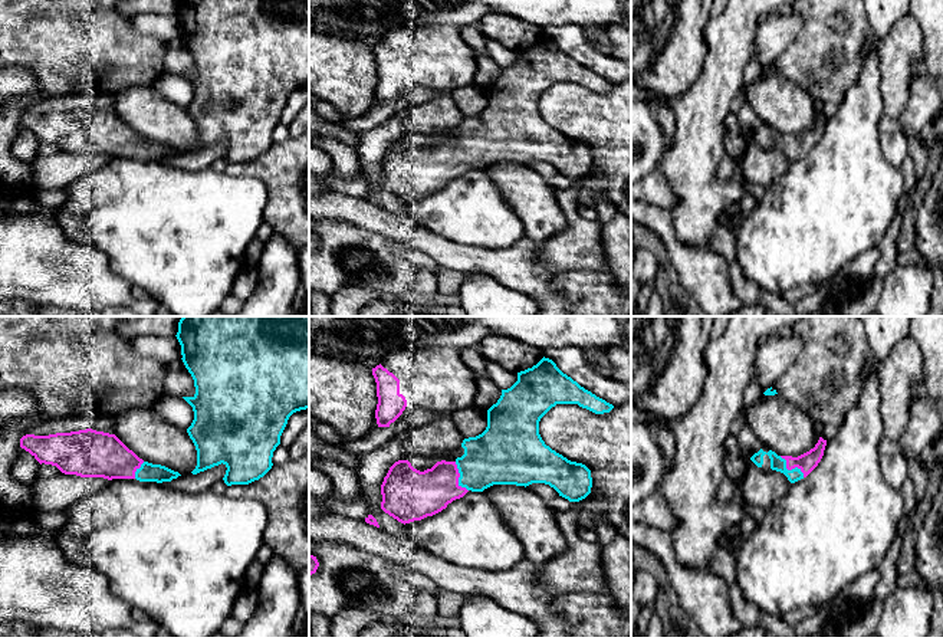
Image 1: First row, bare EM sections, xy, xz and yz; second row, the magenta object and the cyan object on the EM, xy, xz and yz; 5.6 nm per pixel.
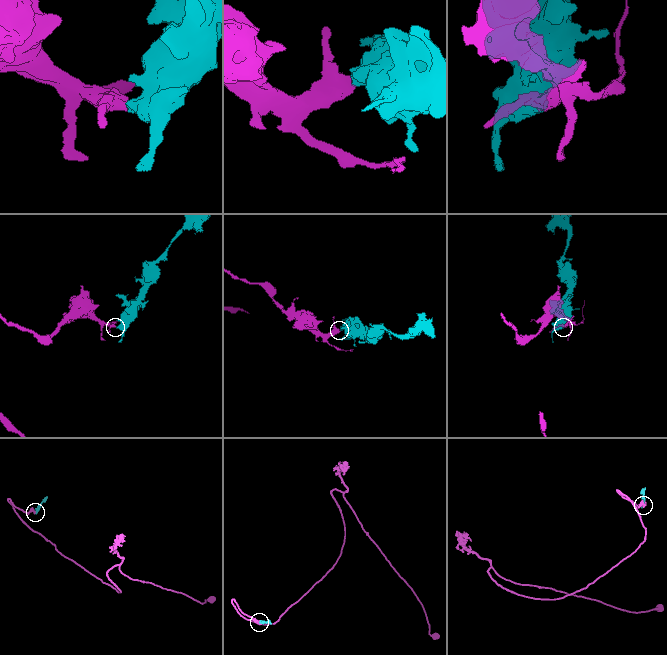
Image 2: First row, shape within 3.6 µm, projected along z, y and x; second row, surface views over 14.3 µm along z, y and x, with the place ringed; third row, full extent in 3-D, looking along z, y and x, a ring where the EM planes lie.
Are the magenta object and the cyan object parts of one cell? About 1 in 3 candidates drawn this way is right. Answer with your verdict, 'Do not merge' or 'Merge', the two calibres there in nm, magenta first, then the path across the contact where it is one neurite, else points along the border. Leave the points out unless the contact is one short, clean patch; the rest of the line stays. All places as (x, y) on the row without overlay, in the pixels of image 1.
Merge. Thickness 110 nm (magenta) against 80 nm. Path across: yz (807, 140), (799, 145), (789, 147), (776, 140)

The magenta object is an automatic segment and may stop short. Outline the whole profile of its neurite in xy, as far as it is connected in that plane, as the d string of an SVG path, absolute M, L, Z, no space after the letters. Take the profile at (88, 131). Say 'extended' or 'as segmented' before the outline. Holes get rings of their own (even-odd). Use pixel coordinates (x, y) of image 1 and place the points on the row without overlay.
extended | M92 106L49 114L26 112L20 116L20 125L40 142L52 142L65 152L80 155L162 161L181 154L165 144L144 139L115 112Z

